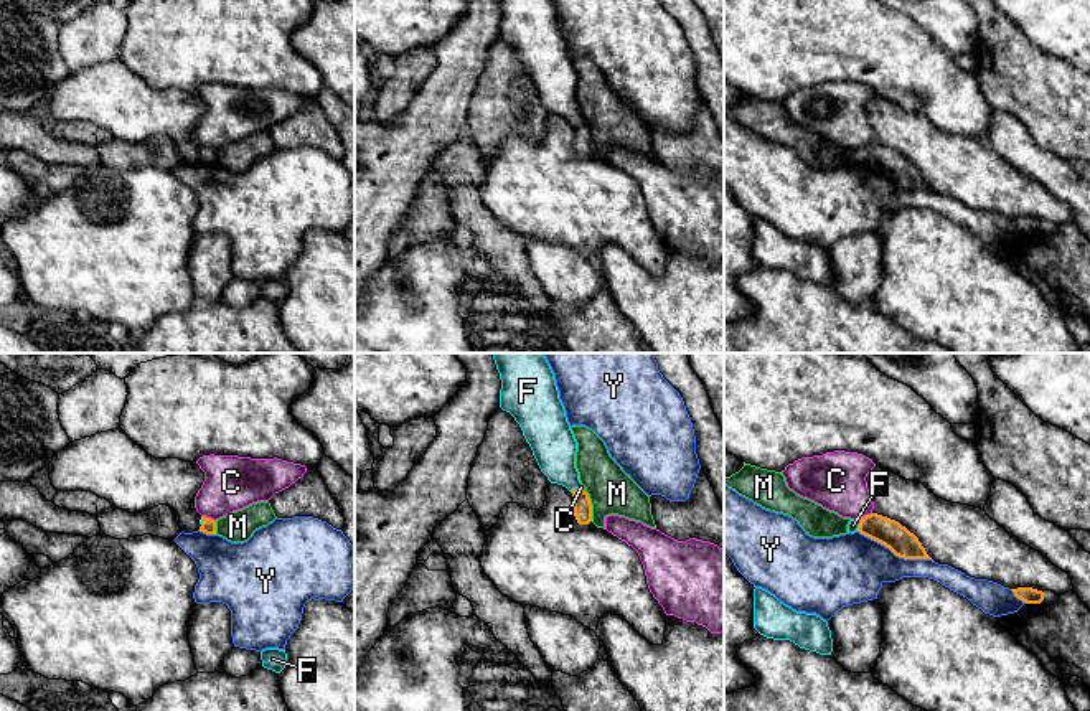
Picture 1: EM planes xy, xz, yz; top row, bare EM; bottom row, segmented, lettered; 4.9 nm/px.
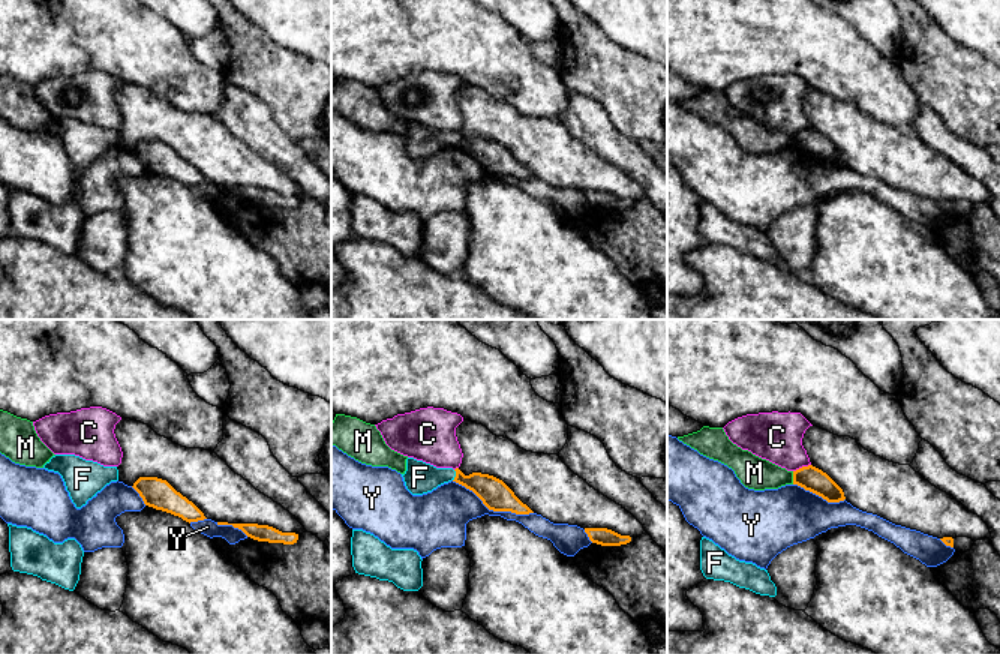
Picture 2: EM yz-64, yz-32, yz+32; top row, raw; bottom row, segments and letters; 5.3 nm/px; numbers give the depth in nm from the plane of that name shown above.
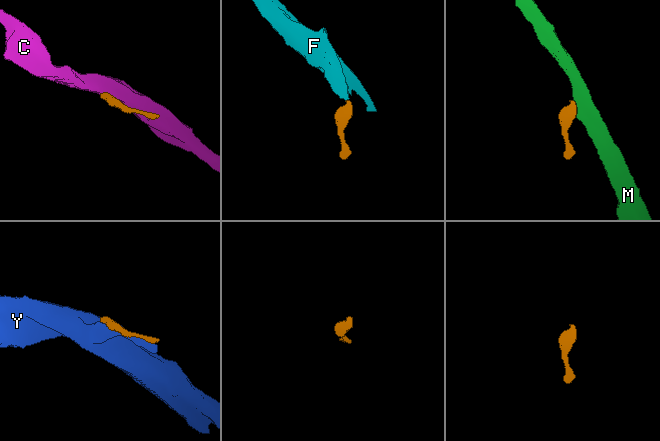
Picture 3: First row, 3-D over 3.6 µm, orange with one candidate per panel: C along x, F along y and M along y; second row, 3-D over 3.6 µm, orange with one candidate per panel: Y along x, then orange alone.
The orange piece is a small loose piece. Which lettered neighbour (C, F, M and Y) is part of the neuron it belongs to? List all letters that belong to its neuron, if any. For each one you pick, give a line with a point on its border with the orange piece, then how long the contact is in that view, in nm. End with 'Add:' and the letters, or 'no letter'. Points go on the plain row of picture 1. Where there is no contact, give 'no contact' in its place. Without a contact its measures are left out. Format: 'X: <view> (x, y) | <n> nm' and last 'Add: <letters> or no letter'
F: xz (574, 119) | 50 nm
Add: F

